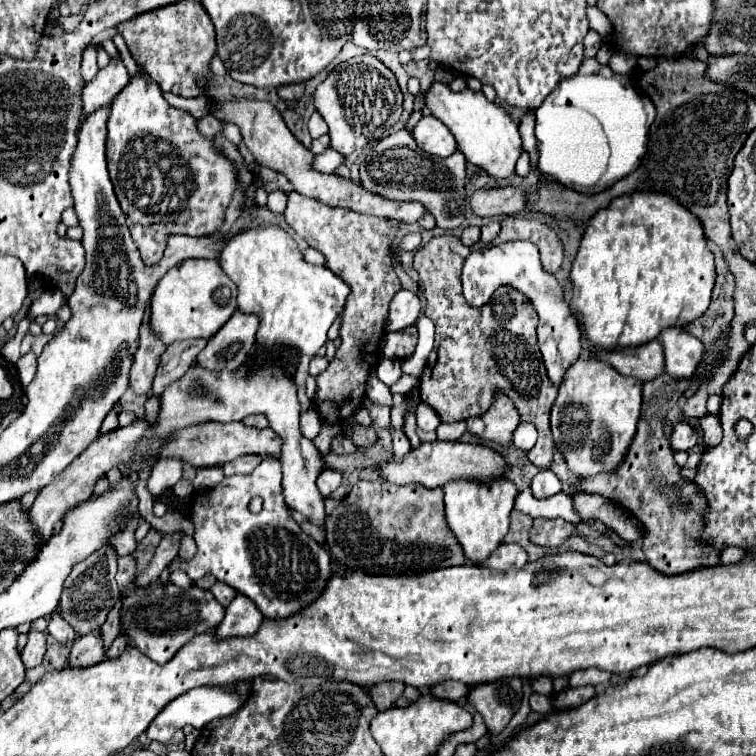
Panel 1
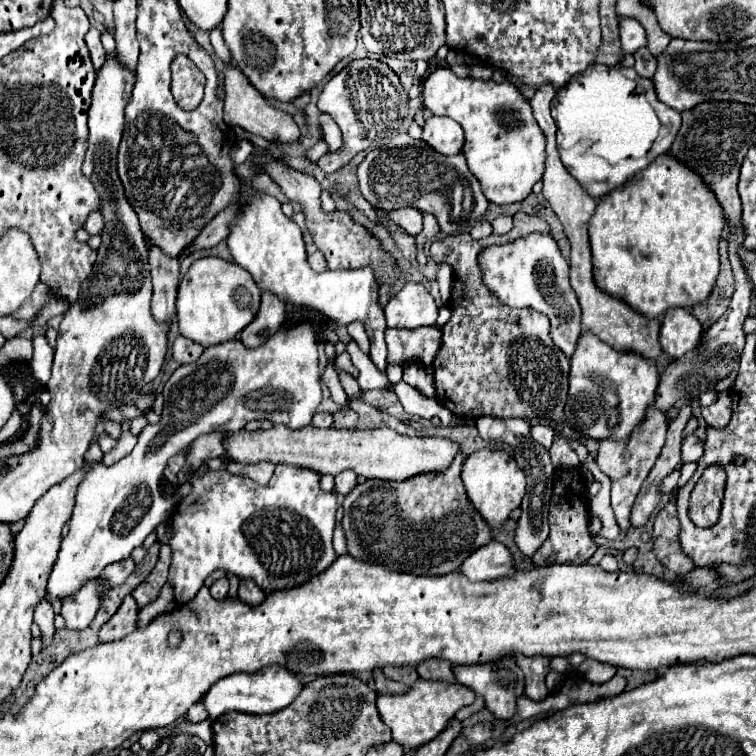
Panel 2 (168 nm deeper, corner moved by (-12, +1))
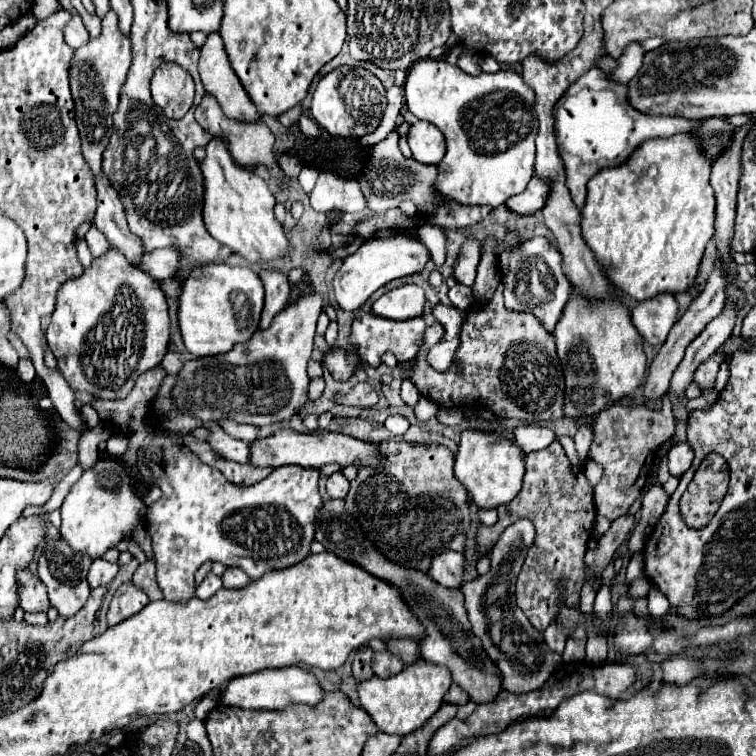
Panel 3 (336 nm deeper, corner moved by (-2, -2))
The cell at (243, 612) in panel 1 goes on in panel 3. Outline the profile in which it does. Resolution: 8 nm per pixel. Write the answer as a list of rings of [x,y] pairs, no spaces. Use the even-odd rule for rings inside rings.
[[[226,567],[224,575],[222,575],[222,583],[226,587],[234,587],[234,589],[240,589],[242,585],[248,585],[248,575],[240,569],[240,567]]]

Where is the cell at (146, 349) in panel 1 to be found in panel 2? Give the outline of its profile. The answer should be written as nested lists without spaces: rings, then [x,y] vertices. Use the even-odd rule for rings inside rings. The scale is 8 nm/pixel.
[[[150,244],[150,270],[152,270],[152,316],[156,322],[172,324],[176,318],[176,290],[180,282],[180,264],[176,258],[164,256],[154,244]]]

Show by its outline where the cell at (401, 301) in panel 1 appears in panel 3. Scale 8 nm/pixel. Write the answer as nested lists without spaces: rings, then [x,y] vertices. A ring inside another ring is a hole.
[[[404,285],[394,291],[384,293],[380,299],[374,301],[372,311],[386,317],[386,319],[412,319],[412,317],[422,316],[424,311],[424,289],[418,285]]]

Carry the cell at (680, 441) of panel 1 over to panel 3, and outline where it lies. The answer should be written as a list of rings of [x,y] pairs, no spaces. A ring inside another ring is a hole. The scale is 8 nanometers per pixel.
[[[688,443],[674,445],[668,451],[668,471],[670,471],[670,475],[682,477],[690,469],[692,459],[694,459],[694,453],[690,451],[690,445]]]

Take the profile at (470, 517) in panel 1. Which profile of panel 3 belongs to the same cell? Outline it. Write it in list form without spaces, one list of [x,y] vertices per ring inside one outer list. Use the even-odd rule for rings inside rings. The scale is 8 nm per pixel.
[[[466,429],[460,435],[454,475],[466,487],[478,509],[496,509],[498,505],[510,503],[510,499],[514,499],[520,493],[522,479],[526,473],[524,457],[526,457],[524,451],[506,437],[498,437],[486,431]]]

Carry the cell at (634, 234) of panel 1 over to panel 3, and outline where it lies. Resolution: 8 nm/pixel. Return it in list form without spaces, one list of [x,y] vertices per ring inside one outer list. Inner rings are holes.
[[[692,133],[648,139],[640,143],[622,165],[604,167],[590,179],[586,205],[582,209],[582,237],[614,287],[622,289],[634,301],[644,301],[658,295],[658,291],[678,293],[694,283],[702,251],[714,235],[716,221],[716,199],[708,179],[710,159],[702,153]]]

